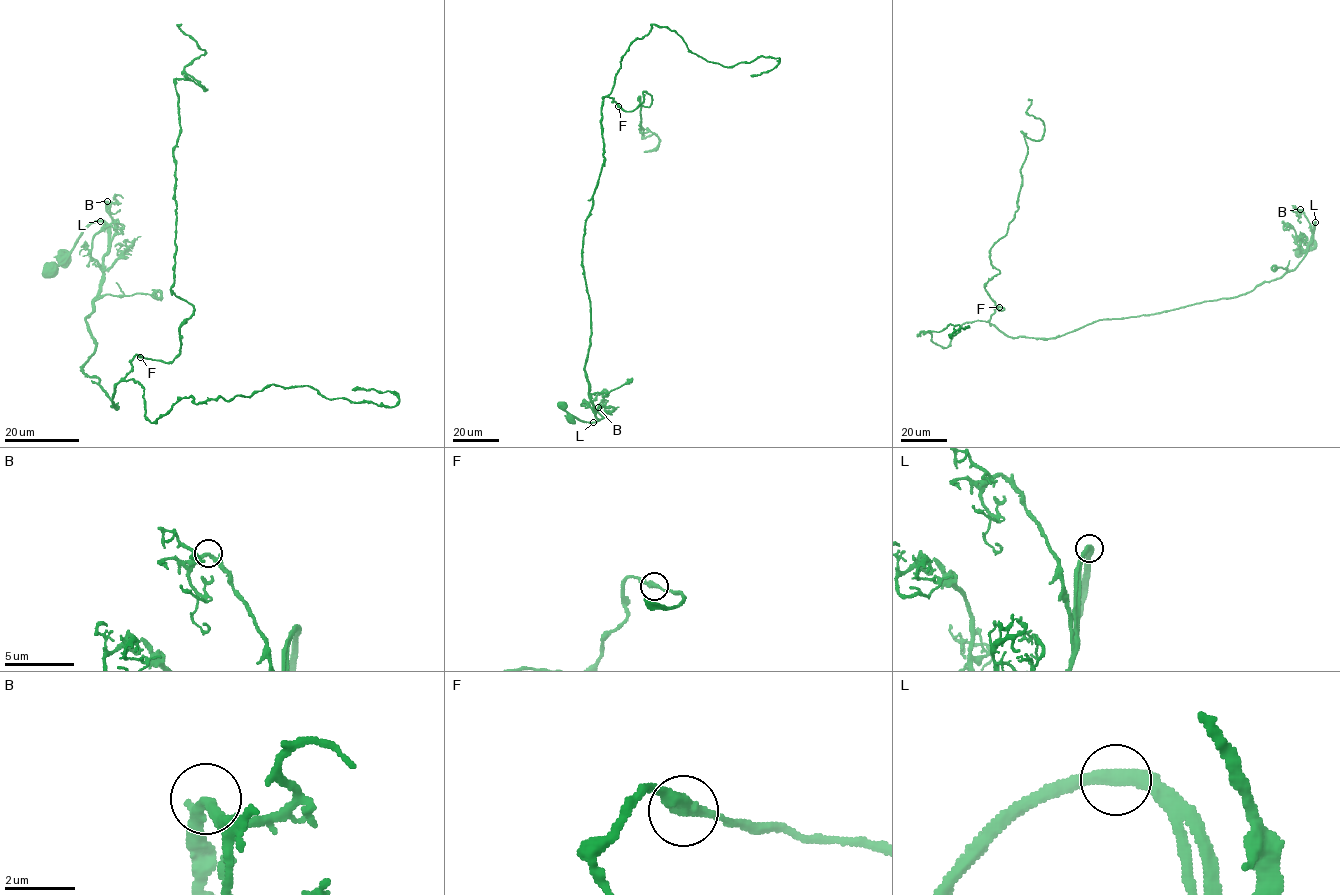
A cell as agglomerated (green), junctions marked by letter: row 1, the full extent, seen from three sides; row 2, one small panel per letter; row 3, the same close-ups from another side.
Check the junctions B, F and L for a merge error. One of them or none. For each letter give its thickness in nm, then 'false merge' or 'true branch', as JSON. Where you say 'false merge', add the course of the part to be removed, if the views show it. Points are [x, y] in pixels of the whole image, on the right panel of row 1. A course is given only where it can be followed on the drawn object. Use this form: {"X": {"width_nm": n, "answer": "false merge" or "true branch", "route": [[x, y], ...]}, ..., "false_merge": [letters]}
{"B": {"width_nm": 300, "answer": "true branch"}, "F": {"width_nm": 360, "answer": "true branch"}, "L": {"width_nm": 360, "answer": "false merge", "route": [[1315, 222], [1310, 246], [1313, 247], [1316, 242]]}, "false_merge": ["L"]}

